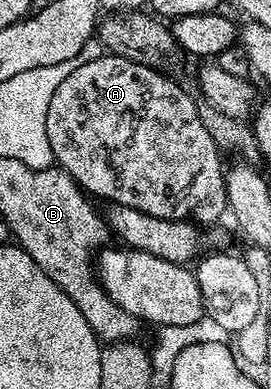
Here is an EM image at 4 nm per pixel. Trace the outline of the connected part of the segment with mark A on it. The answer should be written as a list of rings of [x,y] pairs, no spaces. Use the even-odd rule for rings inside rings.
[[[104,54],[95,60],[85,62],[85,66],[77,66],[57,86],[57,94],[49,102],[49,114],[45,118],[45,134],[49,138],[49,146],[53,146],[55,164],[68,172],[79,183],[80,188],[92,197],[107,200],[111,204],[129,206],[133,210],[141,210],[145,214],[153,214],[157,218],[169,218],[170,220],[190,220],[200,226],[208,226],[214,220],[219,220],[228,211],[227,206],[227,177],[225,175],[225,163],[219,155],[219,145],[209,138],[209,130],[201,122],[201,114],[197,114],[195,105],[196,97],[190,96],[179,84],[174,84],[167,76],[162,76],[159,68],[150,68],[148,64],[138,64],[132,60],[126,60],[124,56]]]

